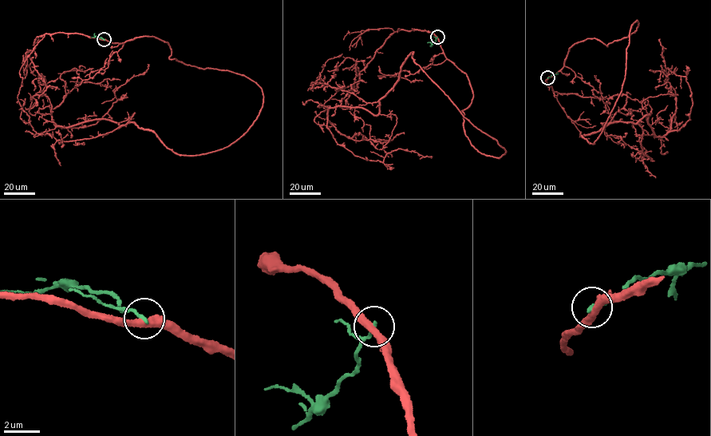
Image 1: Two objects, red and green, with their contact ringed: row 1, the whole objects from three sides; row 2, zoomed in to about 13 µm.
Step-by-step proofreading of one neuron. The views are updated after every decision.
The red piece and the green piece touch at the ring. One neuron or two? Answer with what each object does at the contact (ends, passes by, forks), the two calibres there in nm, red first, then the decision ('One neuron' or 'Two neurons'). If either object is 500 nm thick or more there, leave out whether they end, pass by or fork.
At the ring red forks. At the ring green ends. Thickness 320 nm (red) against 200 nm. Two neurons

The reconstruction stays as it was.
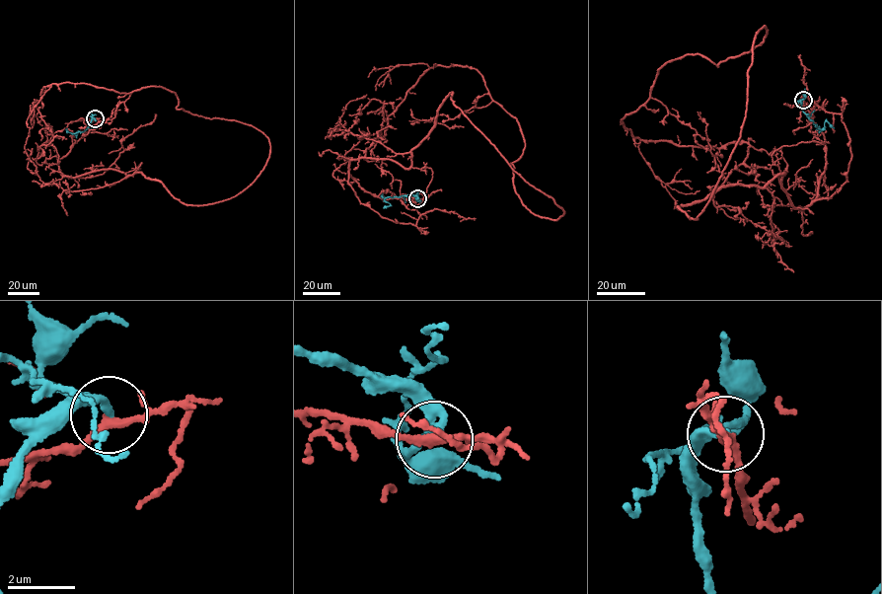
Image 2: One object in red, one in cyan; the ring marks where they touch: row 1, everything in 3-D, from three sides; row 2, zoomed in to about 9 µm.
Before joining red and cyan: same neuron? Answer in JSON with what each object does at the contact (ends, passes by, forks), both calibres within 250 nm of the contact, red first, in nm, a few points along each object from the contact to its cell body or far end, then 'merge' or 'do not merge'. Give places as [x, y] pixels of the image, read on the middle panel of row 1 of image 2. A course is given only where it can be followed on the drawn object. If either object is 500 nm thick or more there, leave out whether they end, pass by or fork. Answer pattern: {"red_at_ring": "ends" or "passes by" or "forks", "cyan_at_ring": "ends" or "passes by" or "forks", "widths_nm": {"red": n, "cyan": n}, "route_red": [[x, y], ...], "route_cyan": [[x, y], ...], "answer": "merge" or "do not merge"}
{"red_at_ring": "passes by", "cyan_at_ring": "ends", "widths_nm": {"red": 240, "cyan": 200}, "route_red": [[417, 199], [350, 162], [410, 168], [451, 93], [564, 211], [475, 69], [383, 138], [348, 114]], "route_cyan": [[417, 199], [410, 193], [385, 197], [391, 205], [383, 208]], "answer": "do not merge"}

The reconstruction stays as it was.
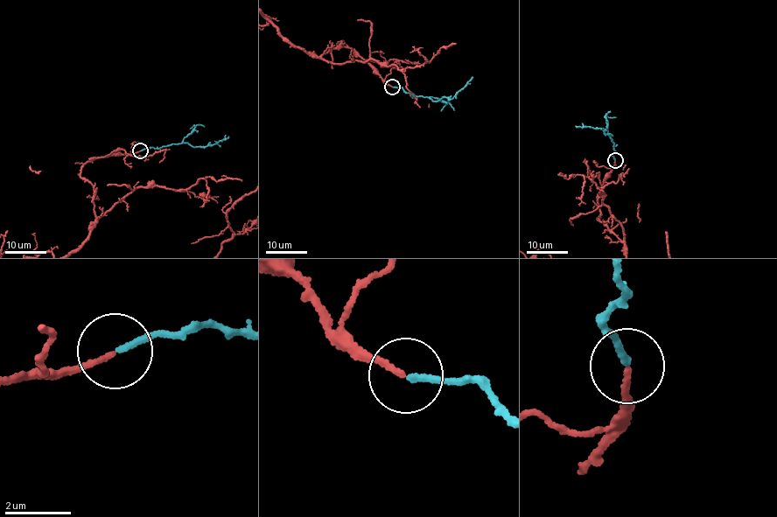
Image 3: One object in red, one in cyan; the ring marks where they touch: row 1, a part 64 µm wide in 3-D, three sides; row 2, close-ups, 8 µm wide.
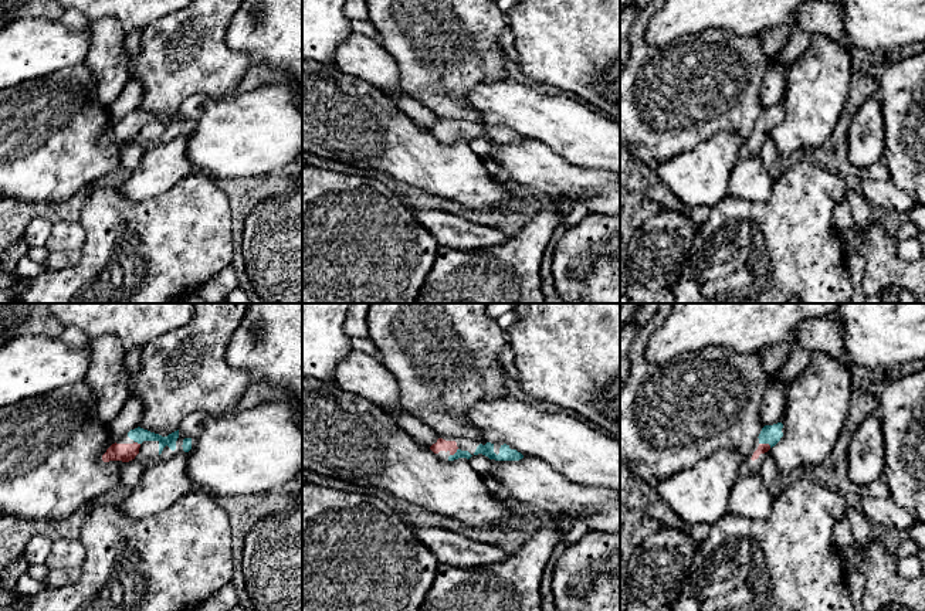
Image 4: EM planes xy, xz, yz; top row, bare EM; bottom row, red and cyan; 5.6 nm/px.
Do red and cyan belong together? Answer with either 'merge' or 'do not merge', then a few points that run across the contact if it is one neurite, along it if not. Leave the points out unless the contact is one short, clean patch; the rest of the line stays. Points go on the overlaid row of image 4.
merge; line yz (762, 448), (765, 444), (771, 434)

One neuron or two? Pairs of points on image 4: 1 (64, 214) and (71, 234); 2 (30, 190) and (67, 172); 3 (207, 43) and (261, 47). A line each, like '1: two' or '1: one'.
1: two
2: one
3: two

